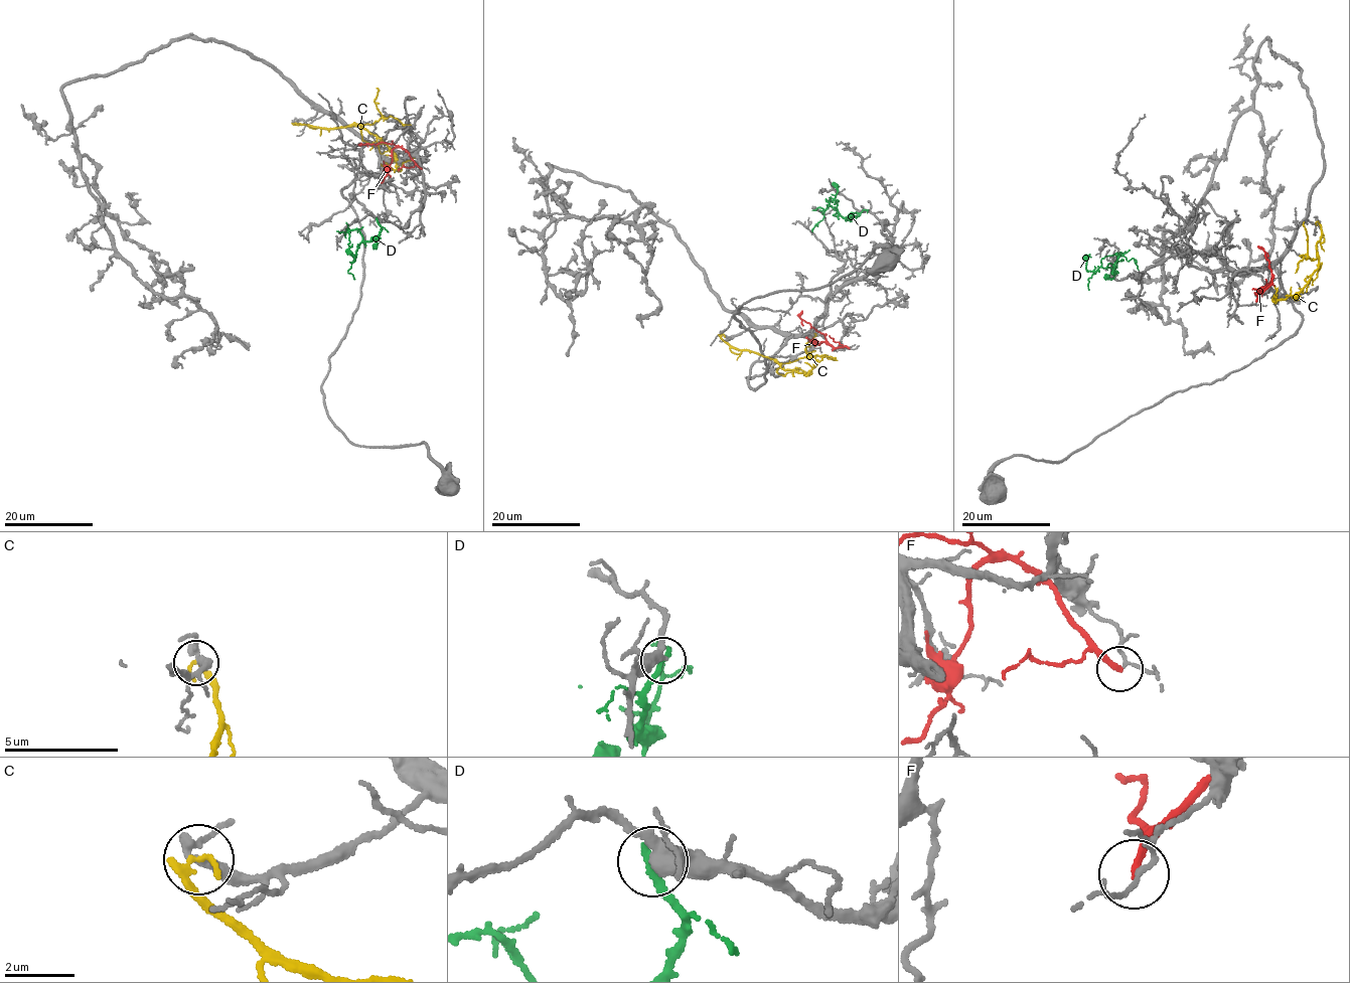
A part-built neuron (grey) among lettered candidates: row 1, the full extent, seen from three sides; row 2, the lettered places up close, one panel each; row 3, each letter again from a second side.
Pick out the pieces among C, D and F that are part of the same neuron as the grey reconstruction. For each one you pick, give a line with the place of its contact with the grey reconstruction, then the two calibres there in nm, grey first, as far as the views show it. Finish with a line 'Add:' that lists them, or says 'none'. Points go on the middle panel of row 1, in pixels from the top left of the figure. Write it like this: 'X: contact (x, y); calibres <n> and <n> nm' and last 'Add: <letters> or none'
Add: none

